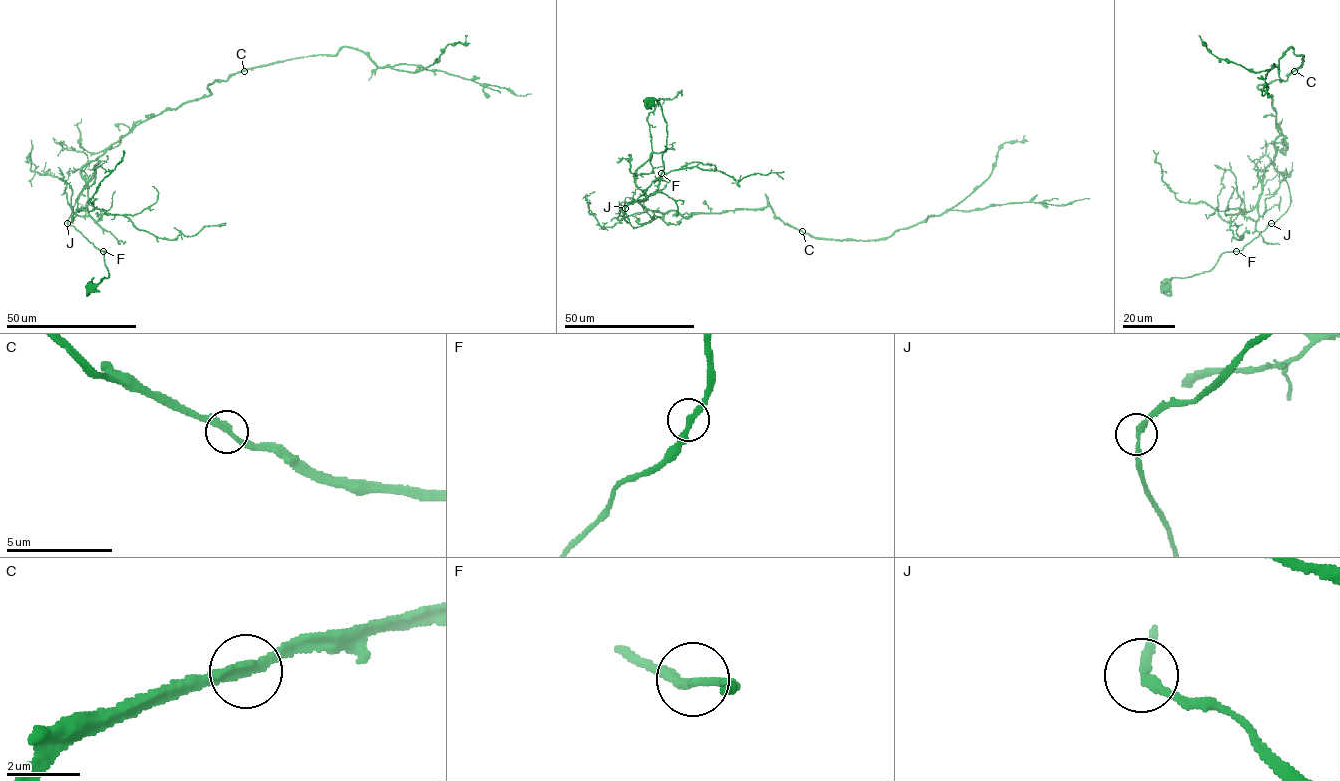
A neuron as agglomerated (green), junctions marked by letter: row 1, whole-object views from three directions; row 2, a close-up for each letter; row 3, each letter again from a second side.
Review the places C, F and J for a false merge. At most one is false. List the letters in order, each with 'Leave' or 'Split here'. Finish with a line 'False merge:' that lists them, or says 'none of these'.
C: Leave
F: Leave
J: Leave
False merge: none of these

